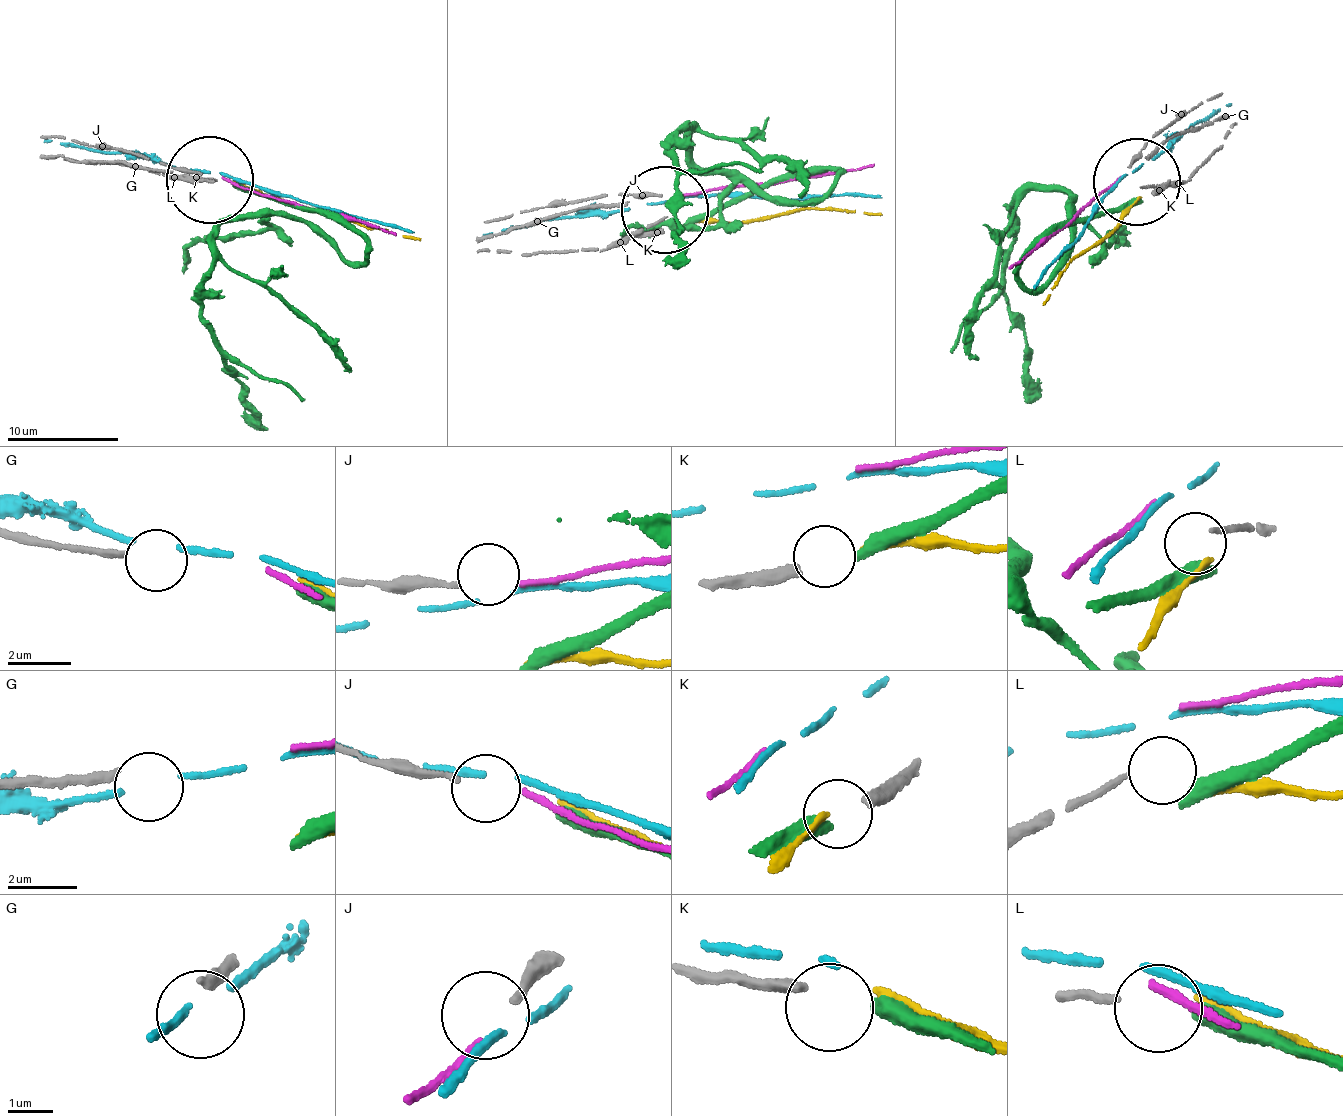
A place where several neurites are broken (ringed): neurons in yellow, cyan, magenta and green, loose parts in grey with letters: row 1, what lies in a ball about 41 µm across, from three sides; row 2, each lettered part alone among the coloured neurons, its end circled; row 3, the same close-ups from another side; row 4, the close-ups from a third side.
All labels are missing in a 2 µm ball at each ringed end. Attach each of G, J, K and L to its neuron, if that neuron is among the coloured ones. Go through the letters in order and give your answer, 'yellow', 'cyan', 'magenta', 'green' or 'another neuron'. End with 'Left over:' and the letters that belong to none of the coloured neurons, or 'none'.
G: another neuron
J: magenta
K: green
L: another neuron
Left over: G, L

